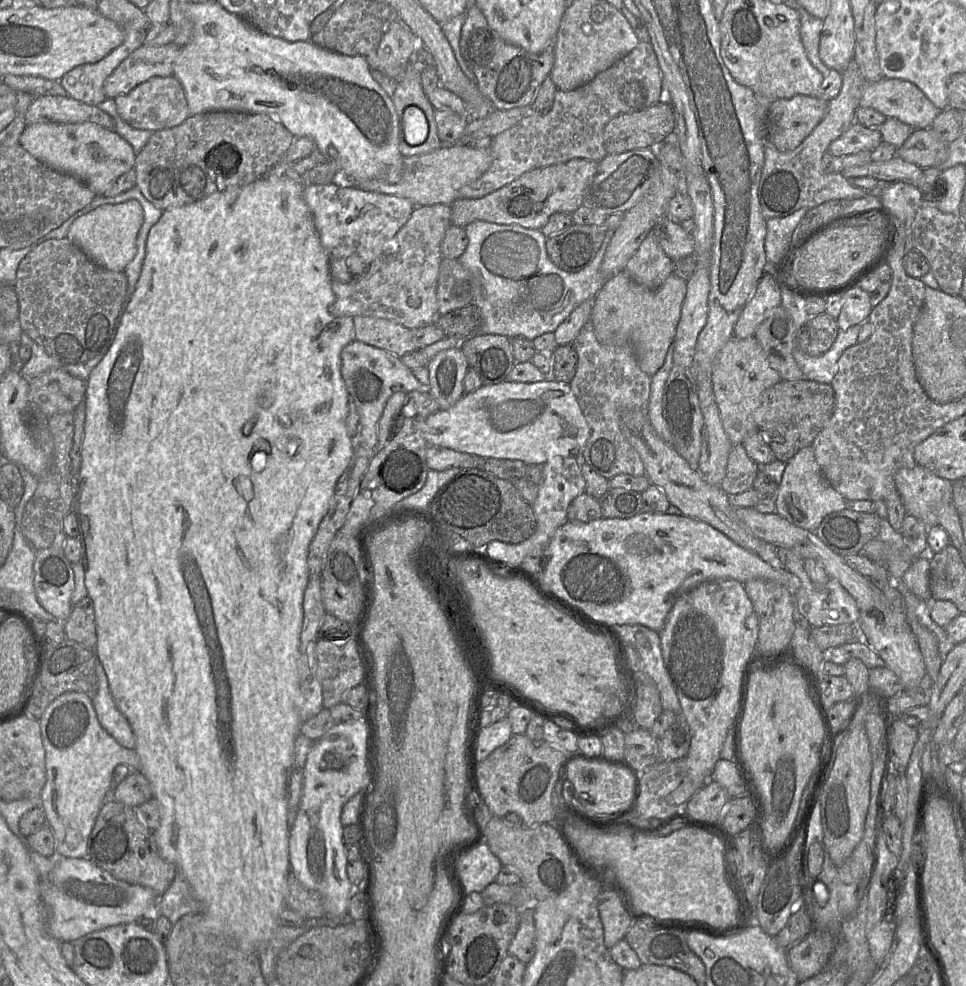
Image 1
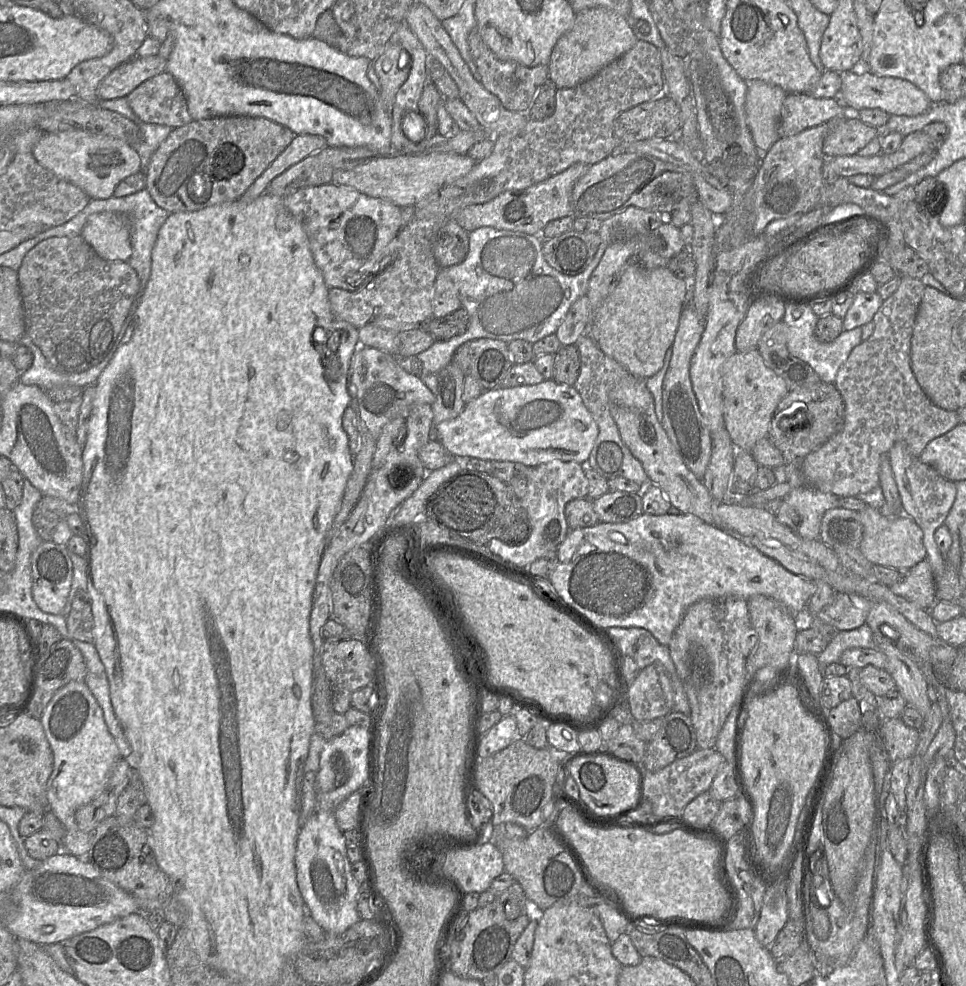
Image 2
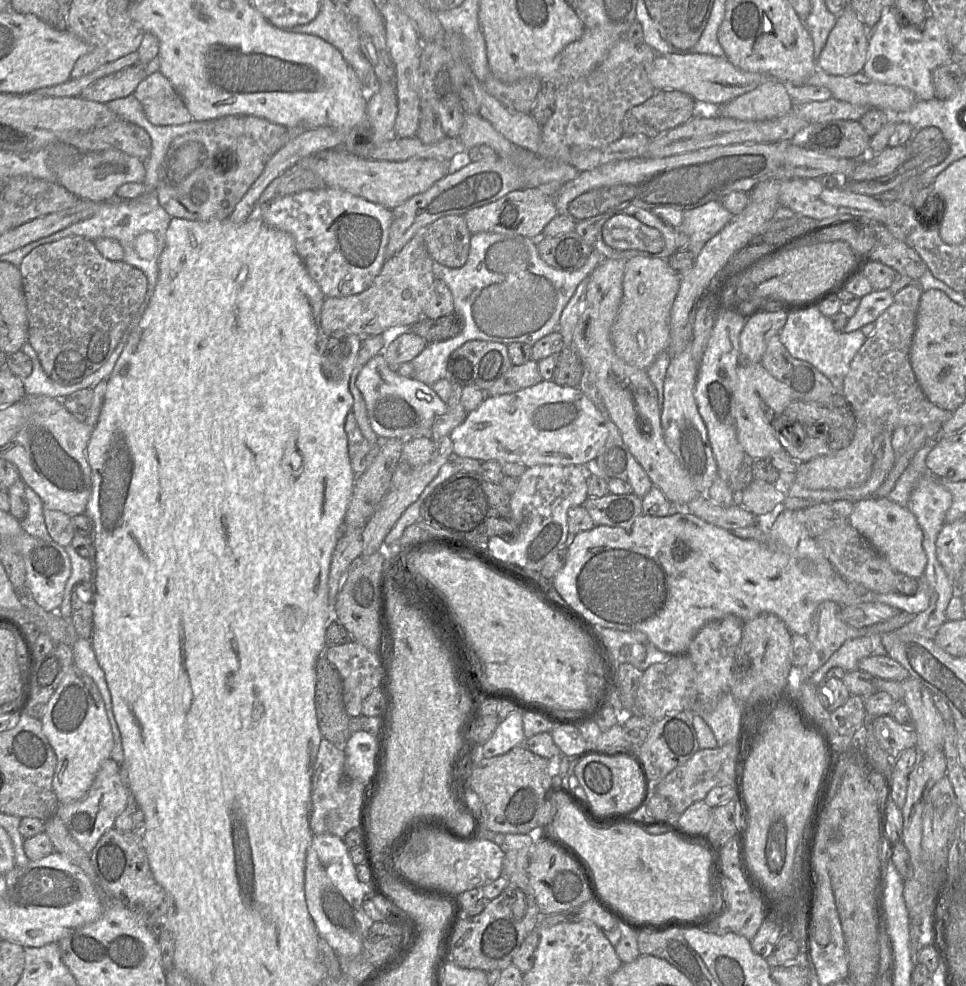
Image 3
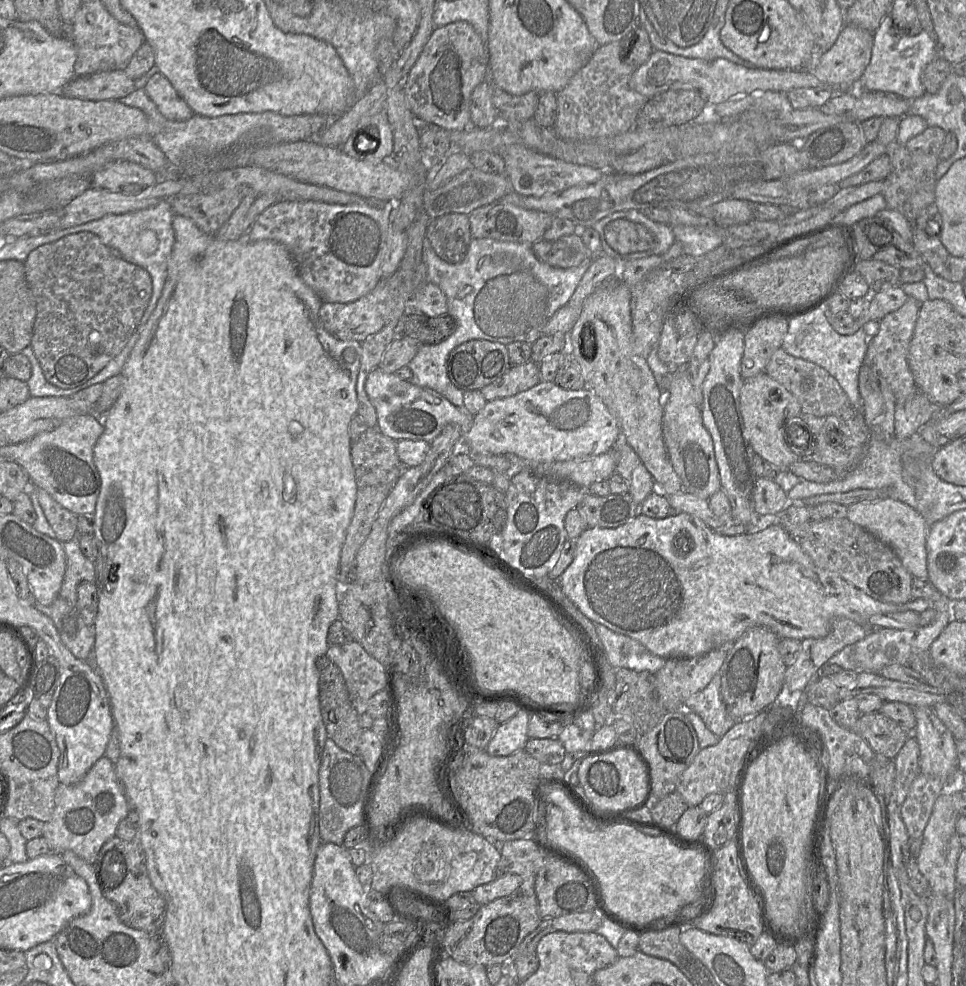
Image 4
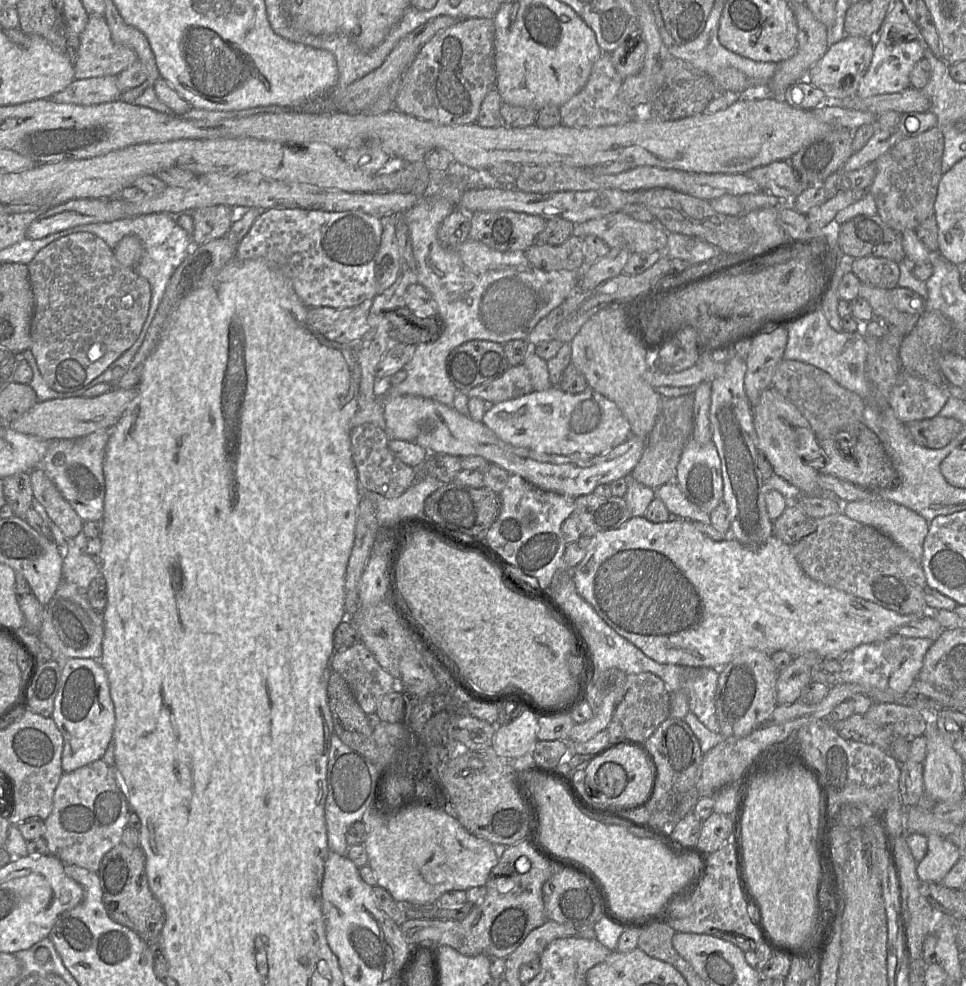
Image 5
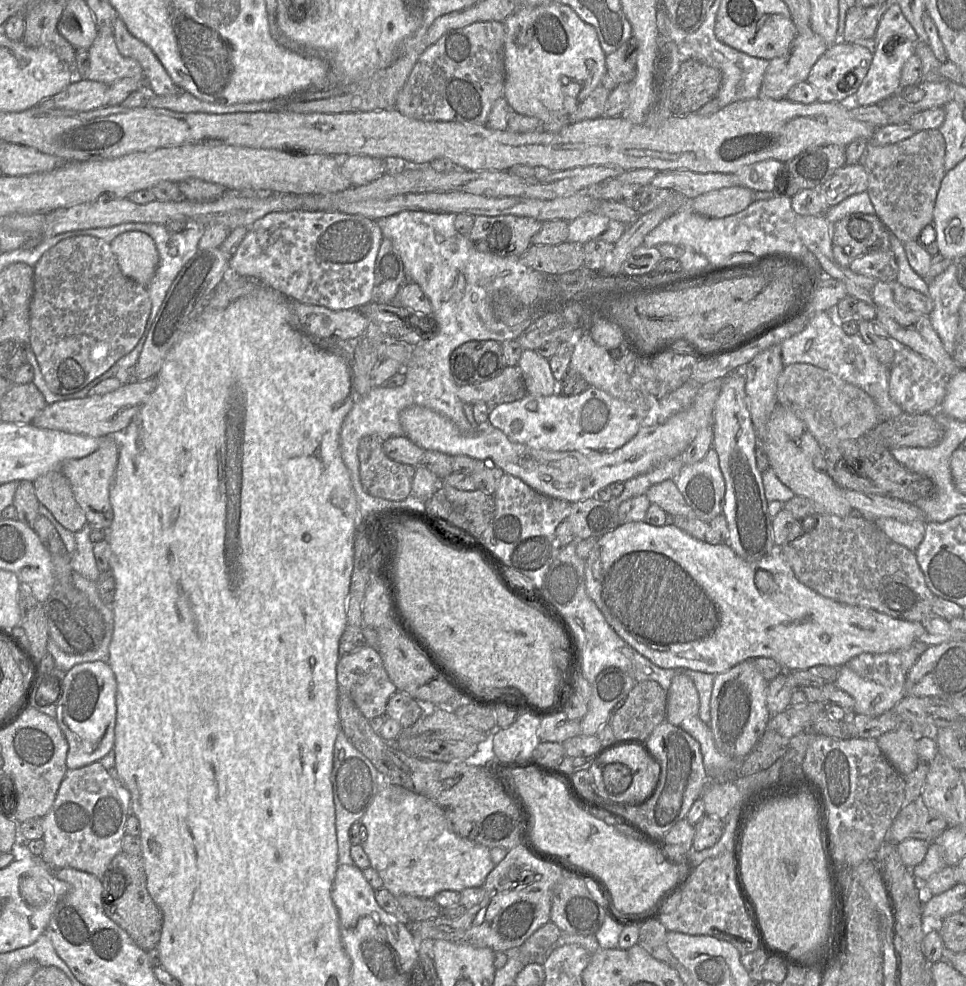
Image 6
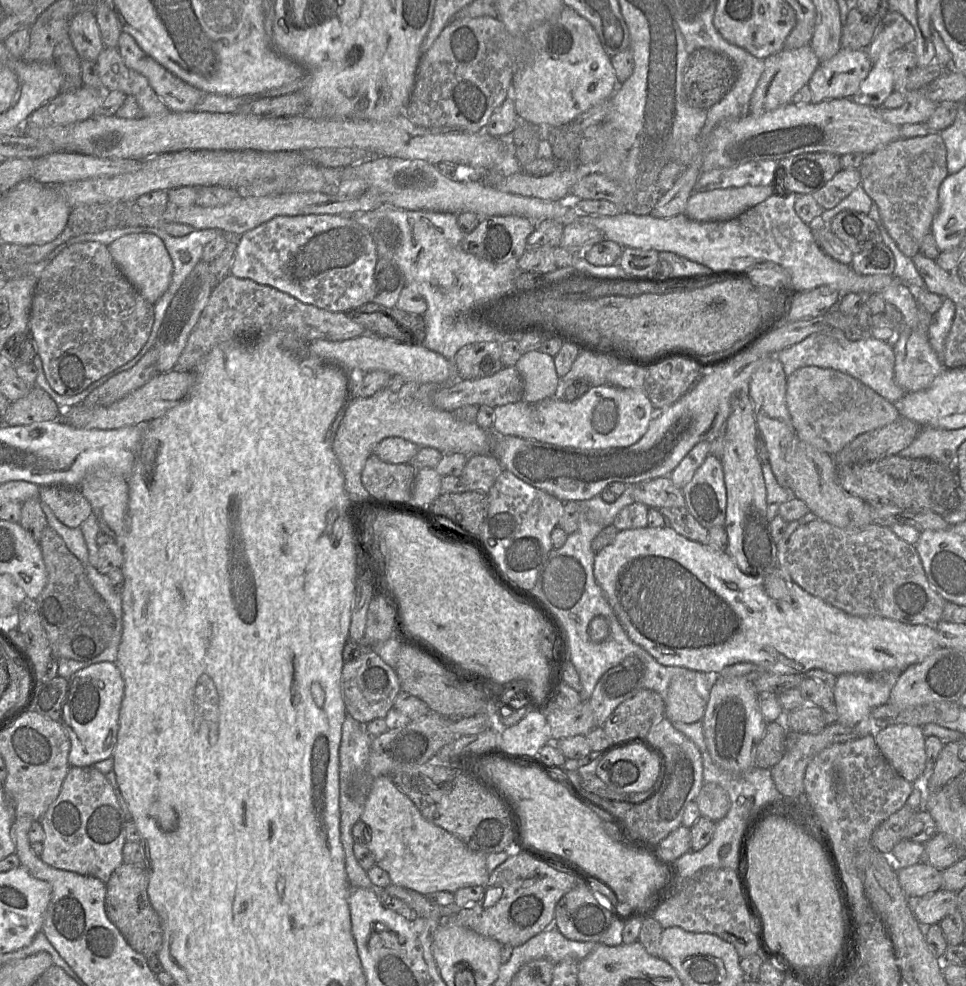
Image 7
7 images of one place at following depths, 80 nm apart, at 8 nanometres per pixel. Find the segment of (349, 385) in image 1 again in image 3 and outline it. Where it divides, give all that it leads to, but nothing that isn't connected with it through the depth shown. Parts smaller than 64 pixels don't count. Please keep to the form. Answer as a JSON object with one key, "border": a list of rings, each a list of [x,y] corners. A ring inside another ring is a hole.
{"border":[[[382,354],[374,356],[363,366],[356,385],[365,400],[371,428],[380,439],[431,438],[435,417],[448,410],[447,403],[430,386],[414,378],[399,375],[389,367]]]}

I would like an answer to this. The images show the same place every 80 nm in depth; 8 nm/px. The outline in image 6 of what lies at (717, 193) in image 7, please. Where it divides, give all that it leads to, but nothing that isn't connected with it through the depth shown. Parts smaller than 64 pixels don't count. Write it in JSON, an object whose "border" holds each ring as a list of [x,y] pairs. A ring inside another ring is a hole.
{"border":[[[734,186],[712,190],[691,199],[694,212],[710,218],[724,218],[745,210],[754,202],[754,190]]]}

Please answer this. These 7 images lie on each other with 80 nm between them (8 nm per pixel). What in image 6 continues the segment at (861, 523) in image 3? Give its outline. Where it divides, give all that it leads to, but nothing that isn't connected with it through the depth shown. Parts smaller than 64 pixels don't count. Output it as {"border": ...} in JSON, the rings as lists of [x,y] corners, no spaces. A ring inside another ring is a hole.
{"border":[[[886,517],[873,521],[892,541],[914,552],[925,535],[926,521],[901,522]]]}

